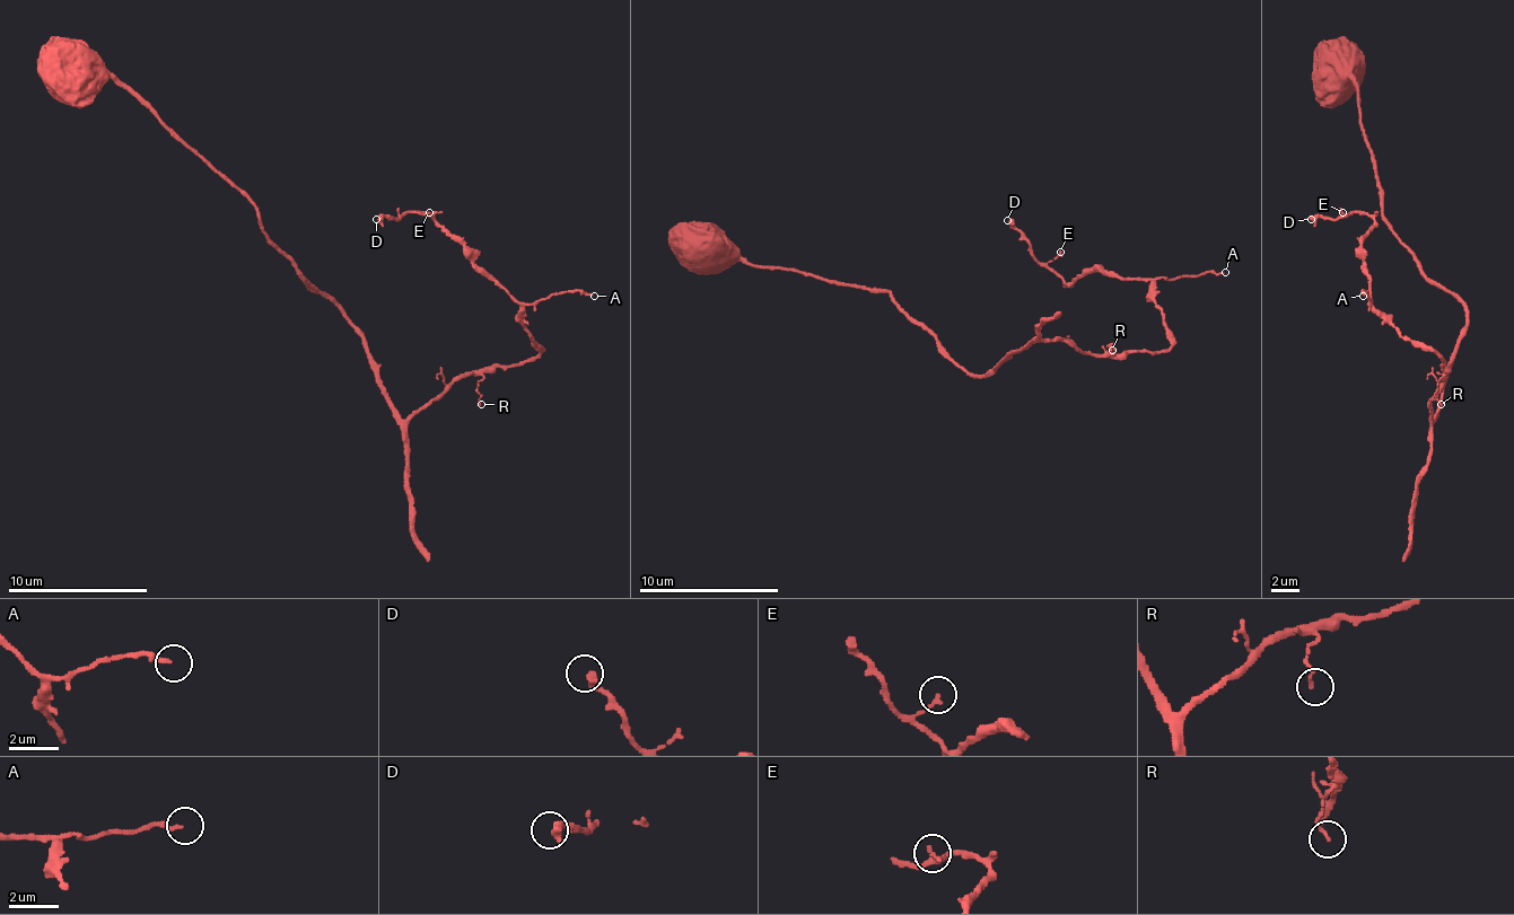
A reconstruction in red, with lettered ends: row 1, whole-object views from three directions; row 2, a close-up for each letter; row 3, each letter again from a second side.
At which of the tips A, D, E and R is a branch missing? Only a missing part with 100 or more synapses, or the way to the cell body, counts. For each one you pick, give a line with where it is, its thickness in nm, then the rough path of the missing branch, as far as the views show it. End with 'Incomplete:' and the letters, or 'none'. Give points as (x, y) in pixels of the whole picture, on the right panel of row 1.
Incomplete: none

